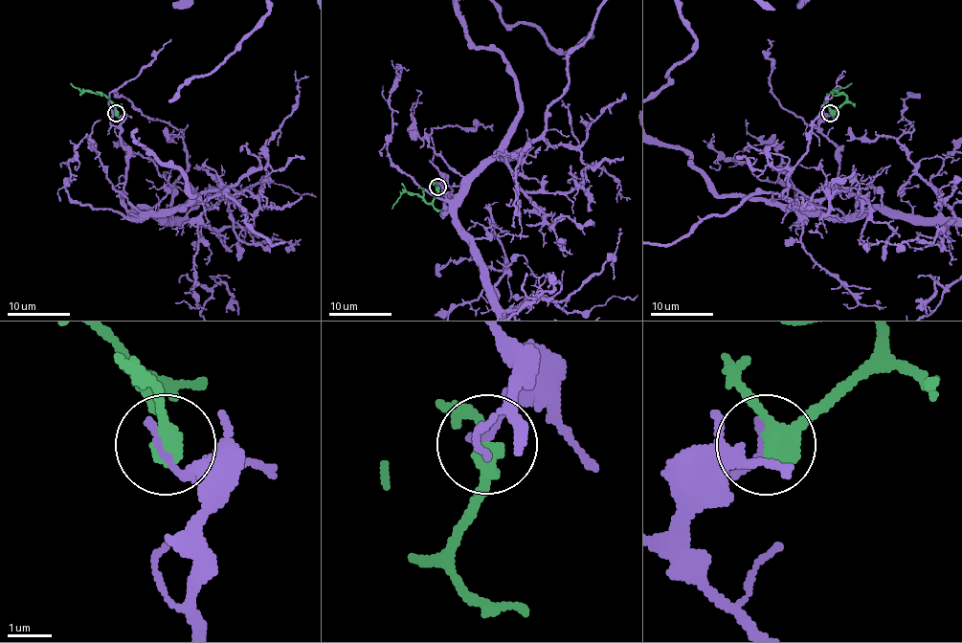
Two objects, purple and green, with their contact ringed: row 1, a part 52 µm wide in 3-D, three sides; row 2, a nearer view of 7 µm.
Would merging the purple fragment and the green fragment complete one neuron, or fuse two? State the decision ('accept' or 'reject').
reject

